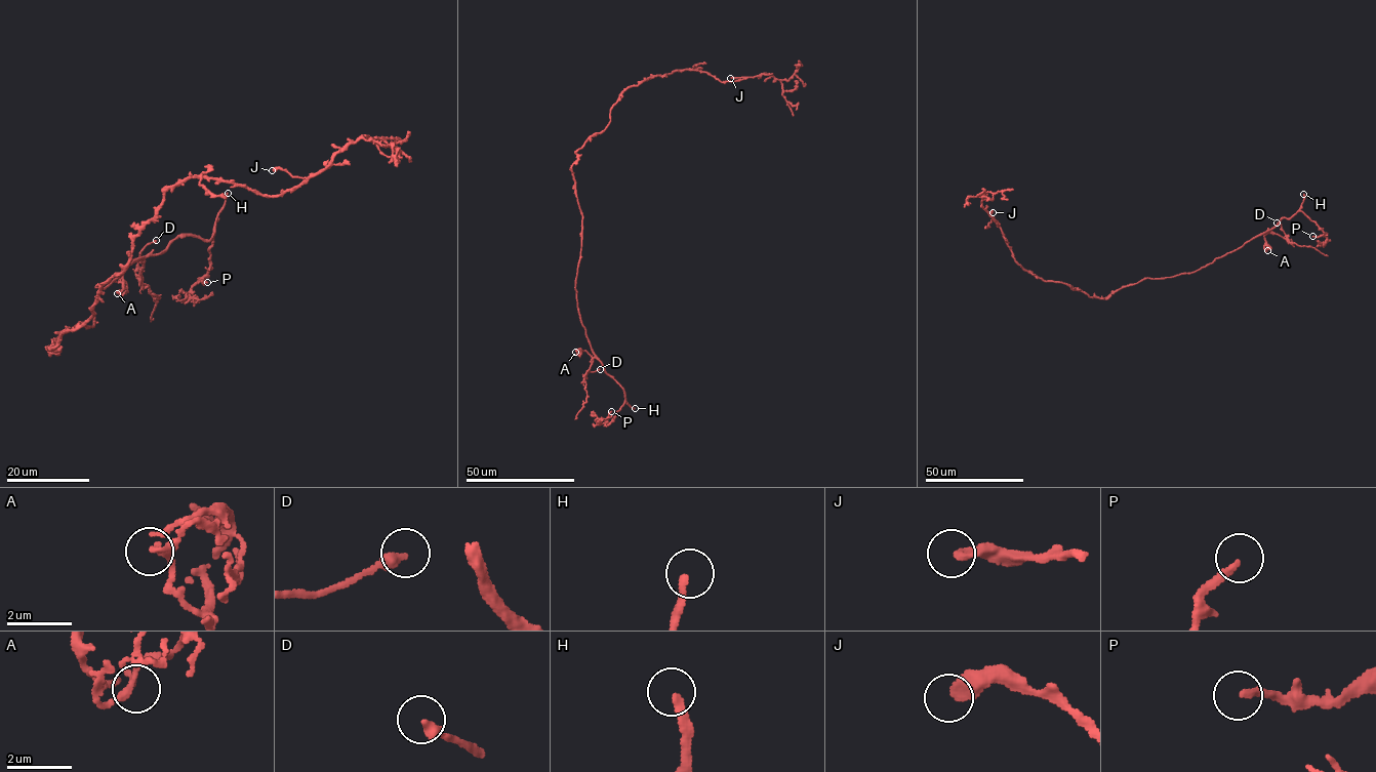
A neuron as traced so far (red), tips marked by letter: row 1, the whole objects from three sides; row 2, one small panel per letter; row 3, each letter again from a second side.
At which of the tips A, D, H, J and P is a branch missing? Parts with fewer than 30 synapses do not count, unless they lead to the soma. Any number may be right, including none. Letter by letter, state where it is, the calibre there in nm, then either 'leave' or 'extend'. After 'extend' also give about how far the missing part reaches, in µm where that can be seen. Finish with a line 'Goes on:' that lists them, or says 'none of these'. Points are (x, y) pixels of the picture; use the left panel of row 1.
A: (117, 293) | 170 nm | leave
D: (156, 240) | 320 nm | leave
H: (228, 193) | 220 nm | extend | 60 µm
J: (272, 170) | 360 nm | leave
P: (207, 282) | 220 nm | leave
Goes on: H

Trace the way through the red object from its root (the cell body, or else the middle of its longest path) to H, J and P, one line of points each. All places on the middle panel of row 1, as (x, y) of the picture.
H: (573, 164), (582, 215), (575, 286), (579, 319), (593, 355), (622, 388), (629, 405), (635, 408)
J: (573, 164), (628, 88), (686, 70), (721, 81), (745, 78), (730, 78)
P: (573, 164), (582, 215), (575, 286), (578, 315), (593, 355), (623, 390), (624, 404), (608, 422), (611, 411)

